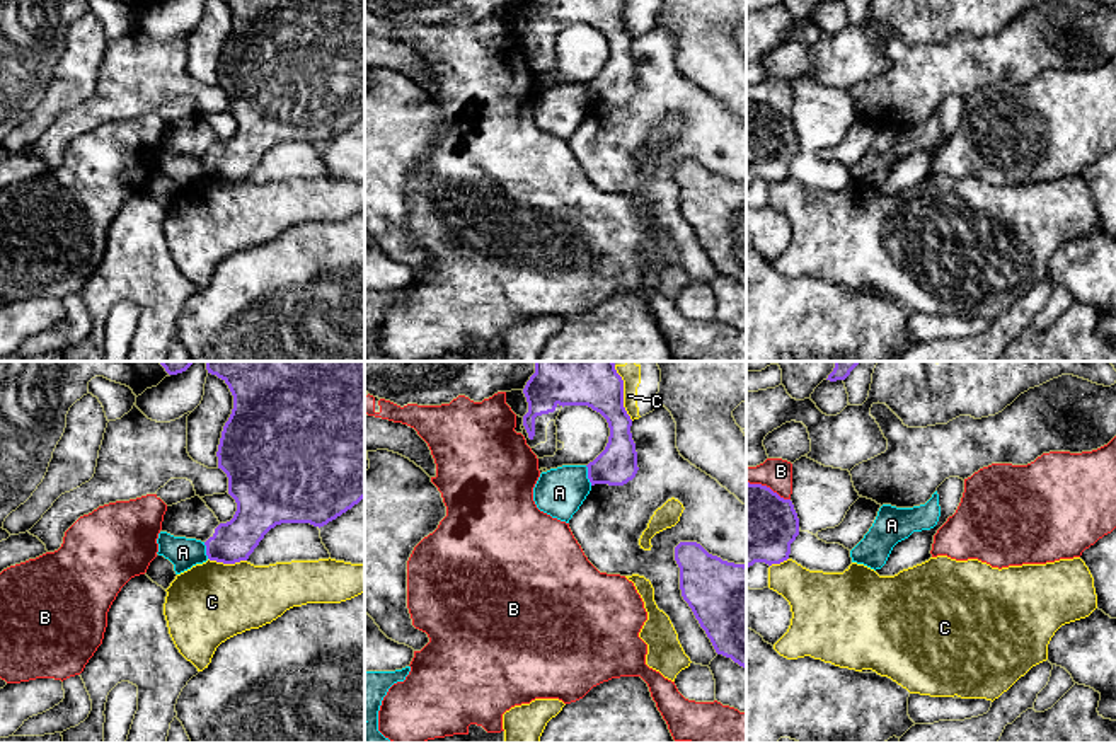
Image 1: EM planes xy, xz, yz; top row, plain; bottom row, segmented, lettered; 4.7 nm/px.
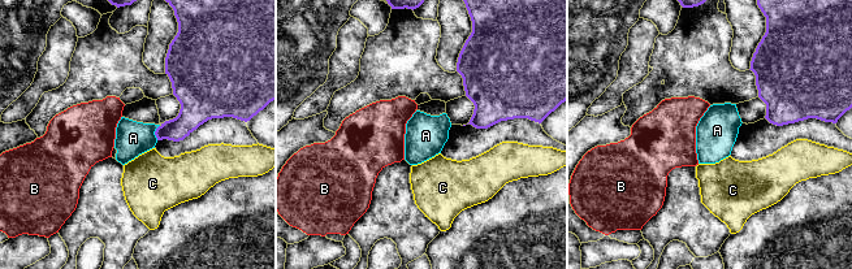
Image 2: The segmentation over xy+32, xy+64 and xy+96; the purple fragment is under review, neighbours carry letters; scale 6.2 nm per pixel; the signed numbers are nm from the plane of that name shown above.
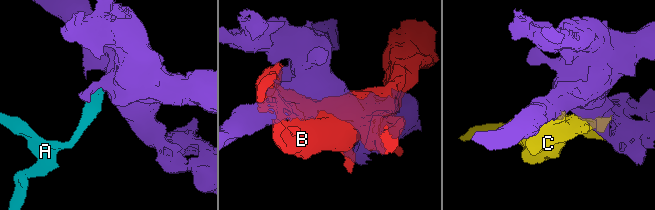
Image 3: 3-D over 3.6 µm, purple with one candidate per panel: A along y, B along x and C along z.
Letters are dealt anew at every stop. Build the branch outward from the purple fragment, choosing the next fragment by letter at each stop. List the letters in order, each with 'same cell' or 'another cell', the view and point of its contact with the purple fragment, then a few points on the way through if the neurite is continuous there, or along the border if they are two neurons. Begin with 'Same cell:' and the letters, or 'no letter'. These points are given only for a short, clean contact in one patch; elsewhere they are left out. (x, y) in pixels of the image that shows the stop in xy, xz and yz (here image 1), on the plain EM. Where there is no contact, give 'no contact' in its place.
Same cell: no letter
A: another cell; contact xz (588, 94); border xz (585, 84), (592, 103)
B: another cell; contact yz (769, 106)
C: another cell; contact xy (227, 181)

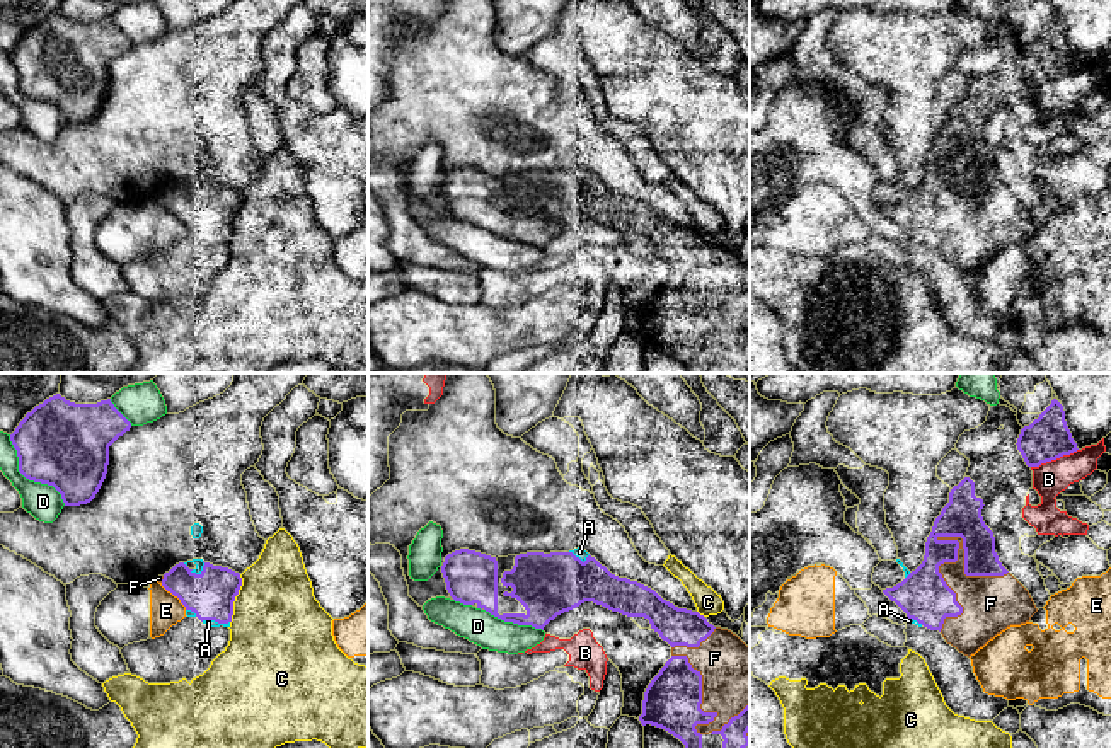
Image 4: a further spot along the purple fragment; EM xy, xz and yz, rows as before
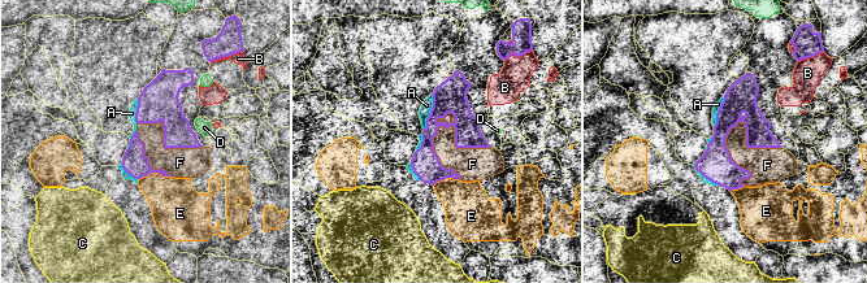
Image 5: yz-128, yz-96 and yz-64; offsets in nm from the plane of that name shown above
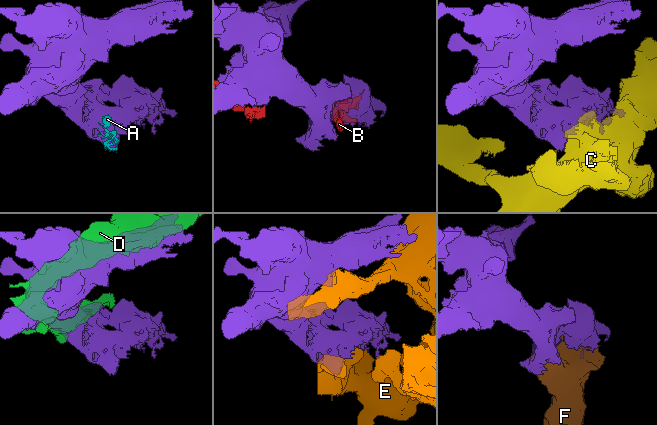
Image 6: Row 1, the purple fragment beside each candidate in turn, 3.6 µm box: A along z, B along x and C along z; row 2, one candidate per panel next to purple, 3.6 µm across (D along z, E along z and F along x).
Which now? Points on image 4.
Same cell: A, F
A: same cell; contact xy (215, 239)
B: another cell; contact yz (1053, 77)
C: another cell; contact xy (234, 217)
D: another cell; contact xy (28, 96)
E: another cell; contact xy (174, 213)
F: same cell; contact yz (944, 201)

